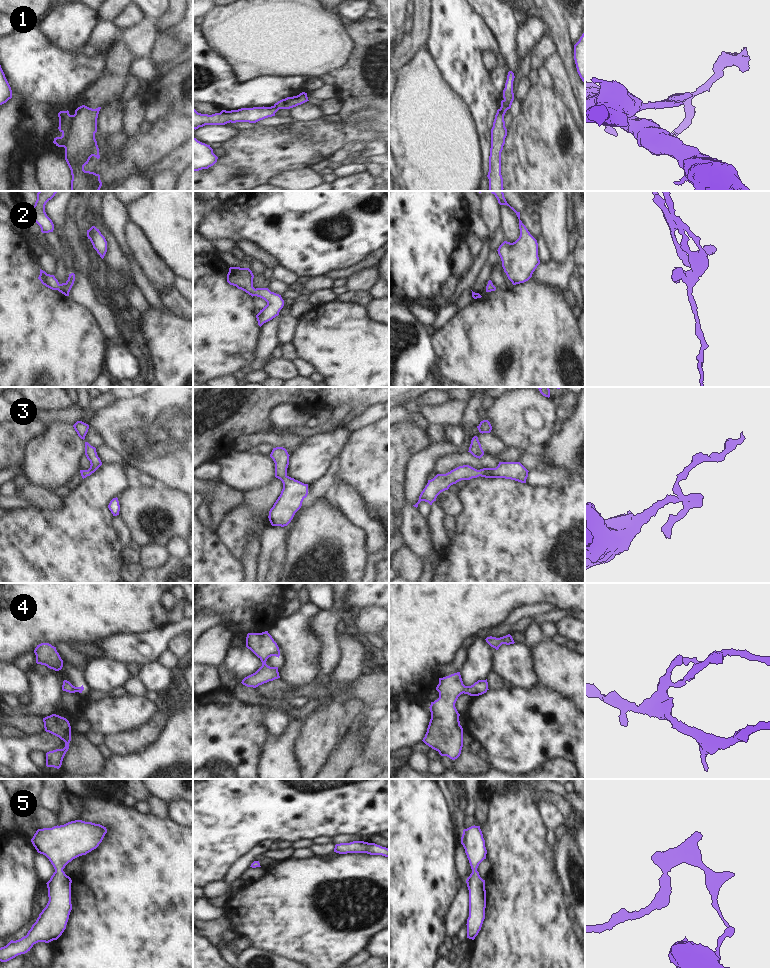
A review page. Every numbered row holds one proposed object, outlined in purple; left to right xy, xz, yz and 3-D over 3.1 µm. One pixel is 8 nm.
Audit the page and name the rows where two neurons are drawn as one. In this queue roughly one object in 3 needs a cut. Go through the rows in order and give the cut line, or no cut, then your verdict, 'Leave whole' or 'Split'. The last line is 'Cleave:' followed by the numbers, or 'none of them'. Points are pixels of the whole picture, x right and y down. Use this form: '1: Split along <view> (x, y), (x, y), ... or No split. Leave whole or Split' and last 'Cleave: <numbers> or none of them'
1: Split along xy (81, 106), (71, 120), (63, 146). Split
2: No split. Leave whole
3: No split. Leave whole
4: No split. Leave whole
5: No split. Leave whole
Cleave: 1

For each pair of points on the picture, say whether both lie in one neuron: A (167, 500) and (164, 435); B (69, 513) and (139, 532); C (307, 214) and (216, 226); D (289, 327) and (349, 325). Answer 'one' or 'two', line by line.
A: two
B: two
C: one
D: two

